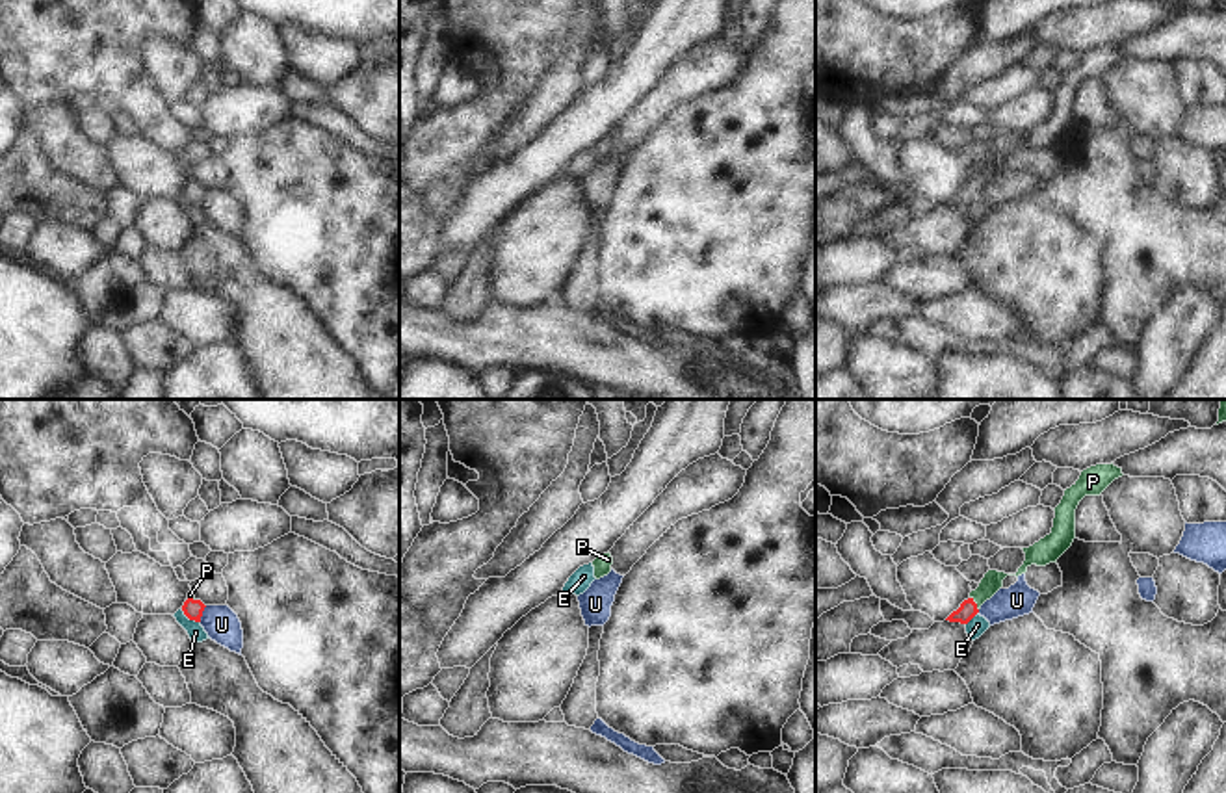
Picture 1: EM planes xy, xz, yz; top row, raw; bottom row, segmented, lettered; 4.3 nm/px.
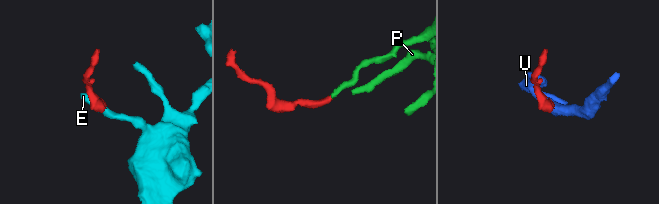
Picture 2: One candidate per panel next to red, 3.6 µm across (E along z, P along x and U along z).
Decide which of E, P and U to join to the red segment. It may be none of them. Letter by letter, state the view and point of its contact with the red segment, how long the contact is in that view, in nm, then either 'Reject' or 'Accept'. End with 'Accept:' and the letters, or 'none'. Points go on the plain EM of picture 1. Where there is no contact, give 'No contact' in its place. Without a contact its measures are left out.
E: Touches red at xy (190, 203). Shared border 110 nm. Reject
P: Touches red at yz (976, 188). Shared border 70 nm. Accept
U: Touches red at xy (201, 197). Shared border 80 nm. Reject
Accept: P

